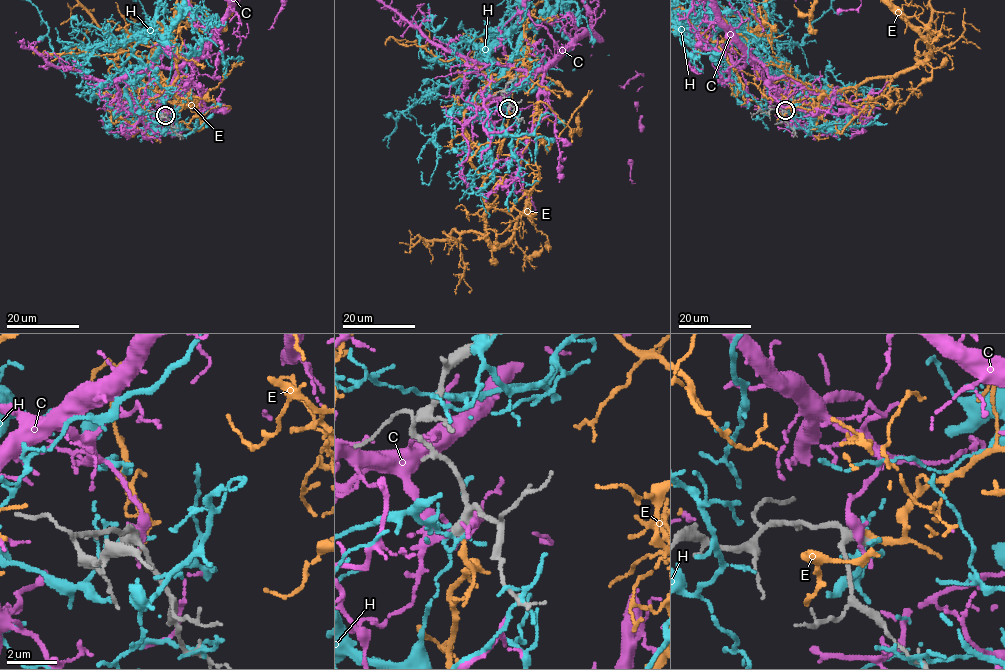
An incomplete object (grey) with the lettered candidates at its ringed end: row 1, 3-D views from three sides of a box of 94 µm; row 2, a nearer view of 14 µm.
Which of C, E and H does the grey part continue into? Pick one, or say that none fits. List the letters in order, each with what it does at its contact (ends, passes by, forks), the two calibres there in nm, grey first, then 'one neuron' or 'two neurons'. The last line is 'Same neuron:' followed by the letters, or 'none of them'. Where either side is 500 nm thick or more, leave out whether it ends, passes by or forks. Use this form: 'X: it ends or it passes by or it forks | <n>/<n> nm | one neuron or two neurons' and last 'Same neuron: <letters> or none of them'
C: it passes by | 380/320 nm | two neurons
E: it ends | 360/280 nm | one neuron
H: it ends | 320/240 nm | two neurons
Same neuron: E

